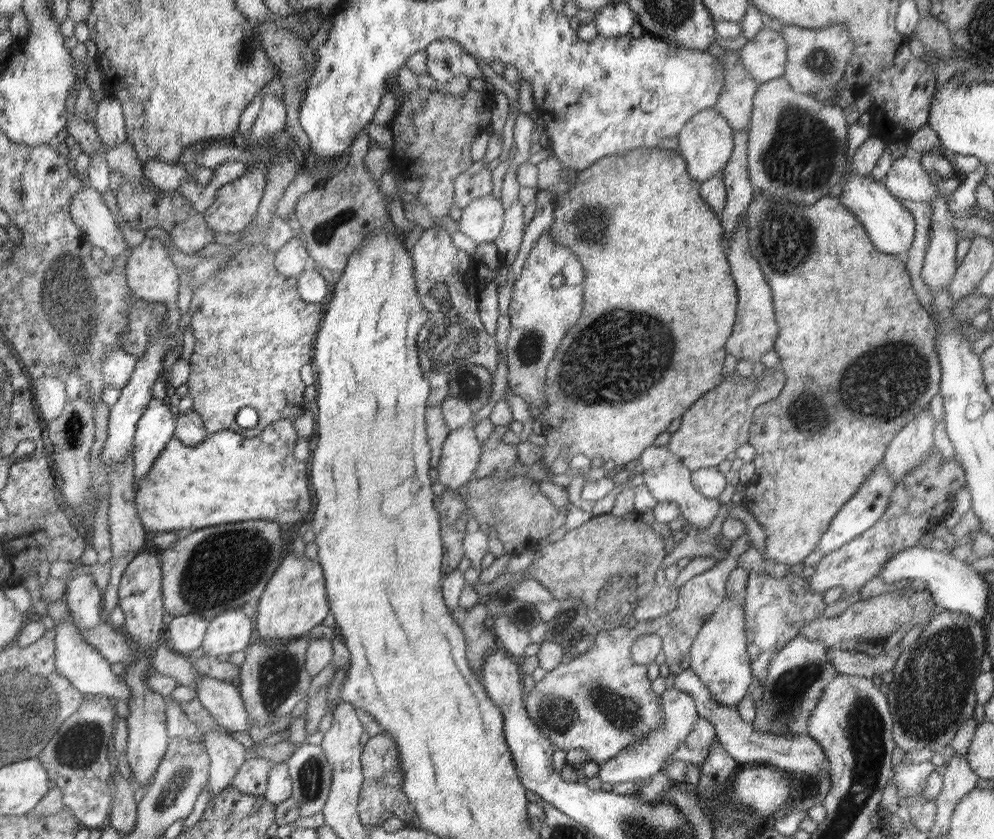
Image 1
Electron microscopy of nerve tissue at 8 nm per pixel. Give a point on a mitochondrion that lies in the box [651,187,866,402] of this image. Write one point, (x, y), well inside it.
(784, 236)

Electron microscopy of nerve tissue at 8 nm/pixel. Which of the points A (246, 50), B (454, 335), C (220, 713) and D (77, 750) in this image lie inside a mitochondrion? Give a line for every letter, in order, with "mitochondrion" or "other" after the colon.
A: mitochondrion
B: mitochondrion
C: other
D: mitochondrion

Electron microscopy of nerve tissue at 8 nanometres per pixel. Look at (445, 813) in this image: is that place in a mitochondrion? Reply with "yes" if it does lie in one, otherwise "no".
no

